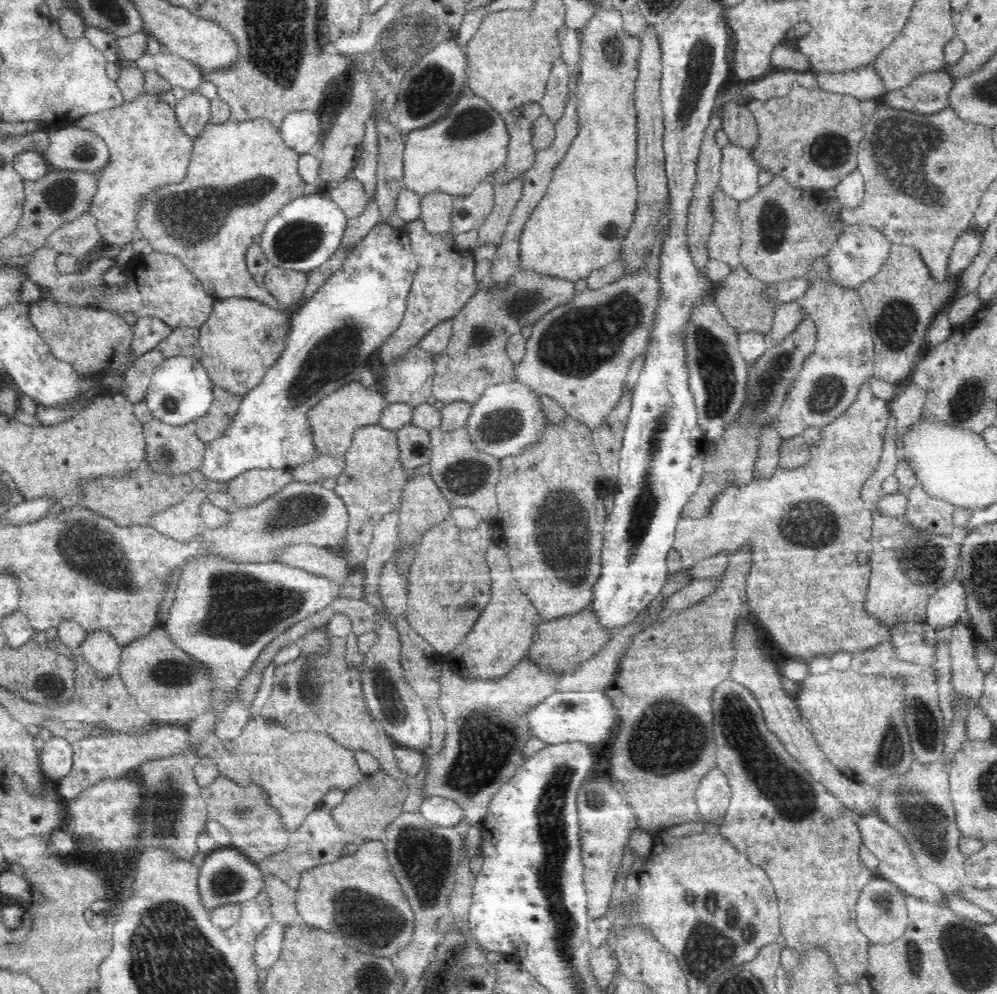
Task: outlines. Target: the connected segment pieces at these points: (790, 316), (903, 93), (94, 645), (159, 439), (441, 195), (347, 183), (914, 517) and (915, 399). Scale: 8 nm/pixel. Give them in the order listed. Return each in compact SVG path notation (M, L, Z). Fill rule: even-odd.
M800 300L778 305L772 322L772 330L766 336L768 346L779 345L789 334L796 330L802 318L807 315L806 309L800 305Z
M942 68L920 73L905 87L886 91L878 102L896 110L918 114L936 114L949 106L948 96L955 85L952 75Z
M102 631L92 632L86 636L80 648L83 658L98 677L106 679L118 672L122 648L116 643L114 636Z
M153 418L143 427L146 441L145 460L154 471L166 475L181 475L199 470L207 444L198 438L195 421L175 427Z
M434 191L421 198L421 219L426 230L432 234L451 232L451 216L455 198L447 192Z
M346 178L337 185L330 185L329 191L332 201L339 206L348 219L360 216L368 206L369 199L364 185L356 178Z
M922 484L914 486L910 492L910 504L906 510L906 523L916 529L928 530L934 534L950 537L954 528L954 506L946 500L932 498L924 492Z
M912 381L903 390L903 394L891 404L892 415L896 419L896 428L898 428L898 438L902 438L908 432L908 428L921 418L924 403L925 392Z

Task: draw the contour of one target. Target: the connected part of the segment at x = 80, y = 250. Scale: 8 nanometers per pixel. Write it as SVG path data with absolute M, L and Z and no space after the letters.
M88 212L81 214L72 222L64 223L60 228L47 236L46 245L60 255L72 253L82 258L94 254L94 248L102 243L96 219Z

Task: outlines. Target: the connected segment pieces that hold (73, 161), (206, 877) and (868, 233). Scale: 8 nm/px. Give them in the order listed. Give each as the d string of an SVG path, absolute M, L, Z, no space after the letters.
M72 124L48 134L50 145L43 156L51 169L101 173L110 163L108 146L96 132Z
M221 847L206 854L204 864L200 864L198 889L206 911L211 913L216 926L228 928L241 917L241 904L252 900L265 890L265 876L259 866L235 847Z
M862 223L846 225L841 232L843 233L839 234L836 244L825 256L828 263L828 281L844 288L857 289L880 272L888 258L891 244L886 235L882 236L878 230Z

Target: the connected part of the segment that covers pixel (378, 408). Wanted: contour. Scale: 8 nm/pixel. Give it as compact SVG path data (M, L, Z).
M360 381L348 383L324 397L307 415L318 454L332 457L346 454L353 440L354 431L360 427L378 424L385 406L388 406L388 403L383 393L376 388L369 389Z

